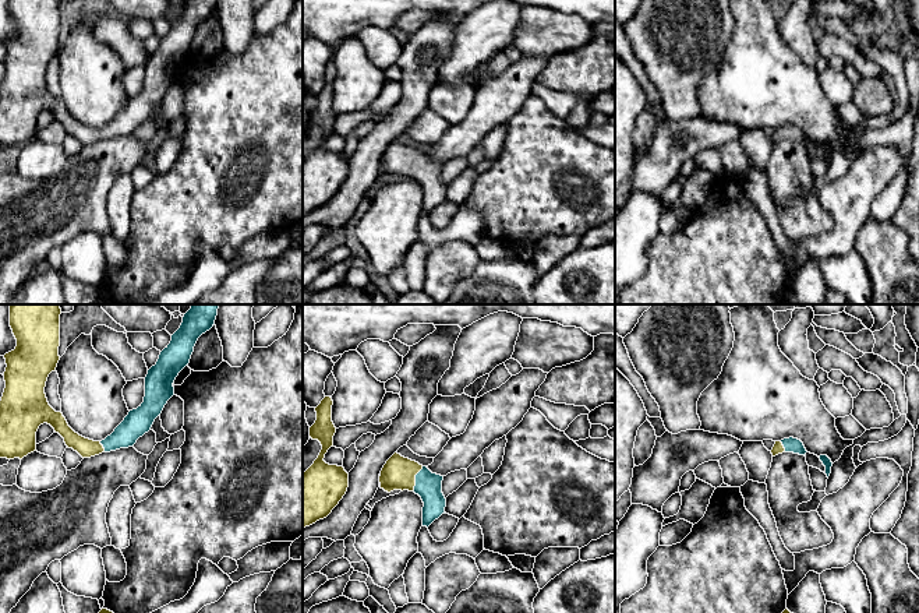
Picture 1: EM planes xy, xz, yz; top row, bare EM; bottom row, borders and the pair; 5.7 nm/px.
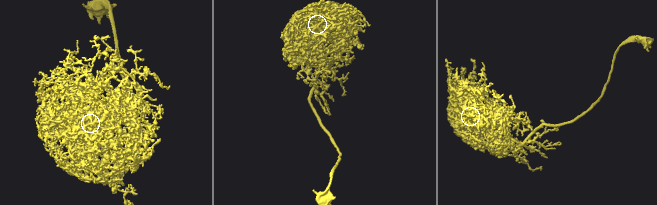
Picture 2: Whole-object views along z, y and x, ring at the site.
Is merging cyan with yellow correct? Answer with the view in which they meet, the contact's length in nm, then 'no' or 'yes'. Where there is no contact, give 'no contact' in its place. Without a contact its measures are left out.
contact in xz; length 160 nm; yes

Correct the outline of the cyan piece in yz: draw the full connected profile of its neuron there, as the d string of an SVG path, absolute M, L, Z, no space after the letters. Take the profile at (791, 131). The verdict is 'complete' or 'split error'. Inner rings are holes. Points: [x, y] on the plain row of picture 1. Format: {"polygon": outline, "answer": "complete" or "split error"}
{"polygon": "M789 124L781 128L775 128L771 137L773 144L782 141L782 140L793 140L799 142L806 142L807 138L800 127Z", "answer": "split error"}

